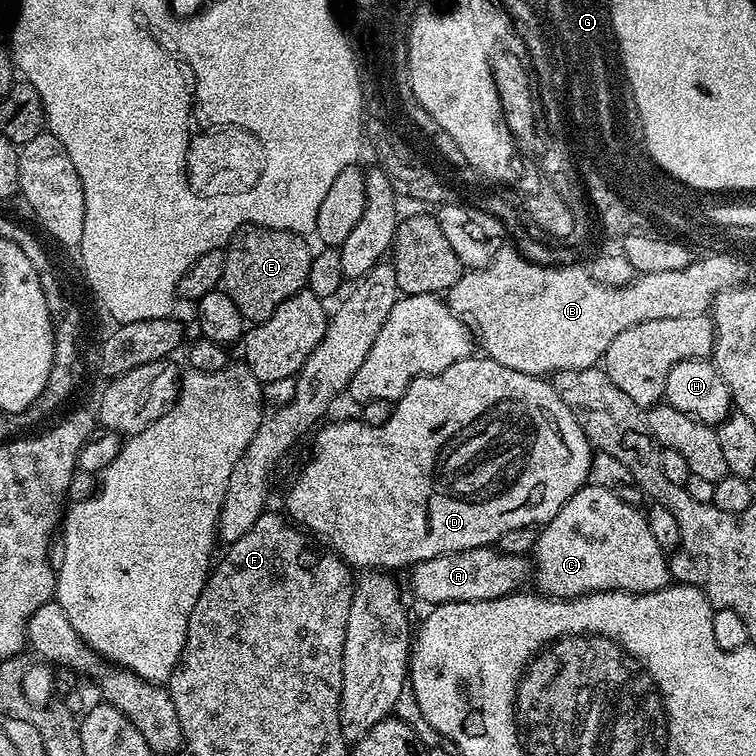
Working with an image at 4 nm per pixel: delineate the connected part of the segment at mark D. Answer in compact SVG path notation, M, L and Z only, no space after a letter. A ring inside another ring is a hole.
M473 354L464 360L454 362L454 366L446 366L446 370L433 376L420 376L414 382L410 382L408 389L395 401L390 418L384 425L368 425L362 419L355 418L322 427L315 429L312 453L309 454L304 469L293 478L292 485L288 488L288 493L284 496L283 511L291 523L313 537L316 535L321 540L321 545L331 549L352 570L408 570L413 564L426 558L495 545L502 538L502 534L506 534L506 530L543 526L554 518L554 514L558 514L560 507L579 488L589 483L588 471L594 455L588 436L576 421L572 408L566 406L566 402L562 402L562 398L547 379L510 370L510 366L502 366L480 354Z

